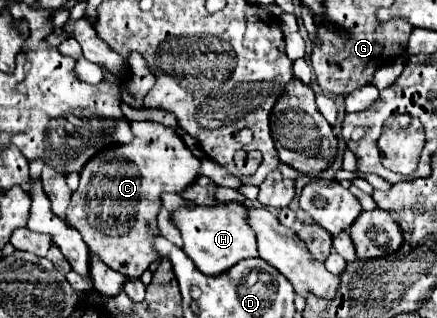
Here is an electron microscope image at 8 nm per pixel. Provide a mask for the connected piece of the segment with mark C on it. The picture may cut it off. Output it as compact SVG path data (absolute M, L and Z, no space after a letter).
M130 121L134 139L126 145L114 145L106 151L96 153L80 171L80 185L78 191L72 193L72 201L66 213L66 221L80 231L84 243L90 247L90 251L98 253L100 259L112 267L114 271L120 271L124 275L138 277L152 261L158 259L158 255L152 251L152 237L158 235L156 227L156 215L160 209L160 195L162 193L178 193L186 189L198 175L200 175L200 161L194 157L194 153L186 147L182 137L154 121Z

